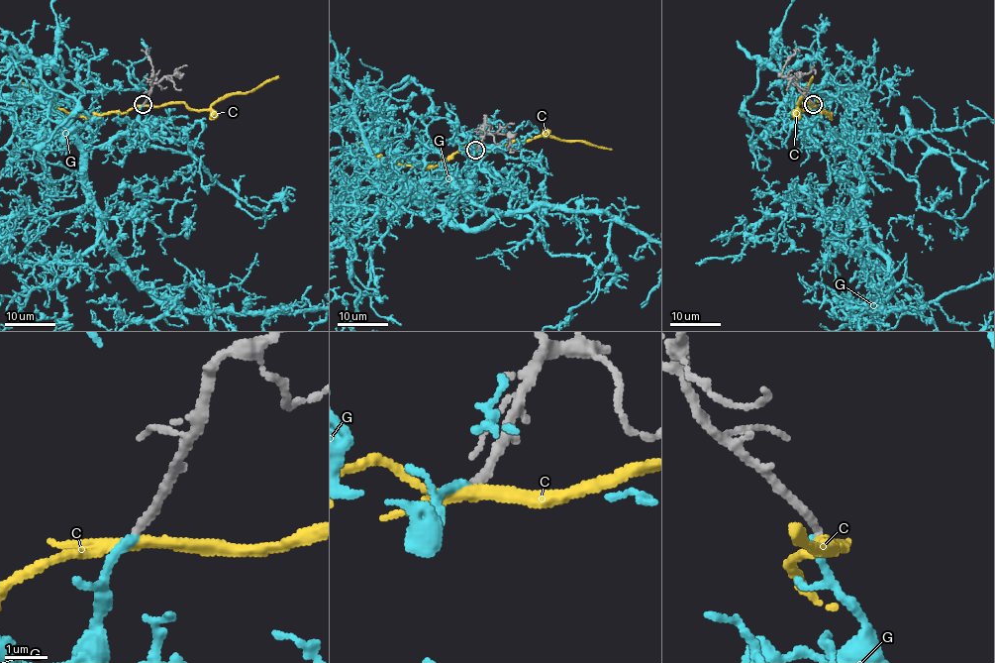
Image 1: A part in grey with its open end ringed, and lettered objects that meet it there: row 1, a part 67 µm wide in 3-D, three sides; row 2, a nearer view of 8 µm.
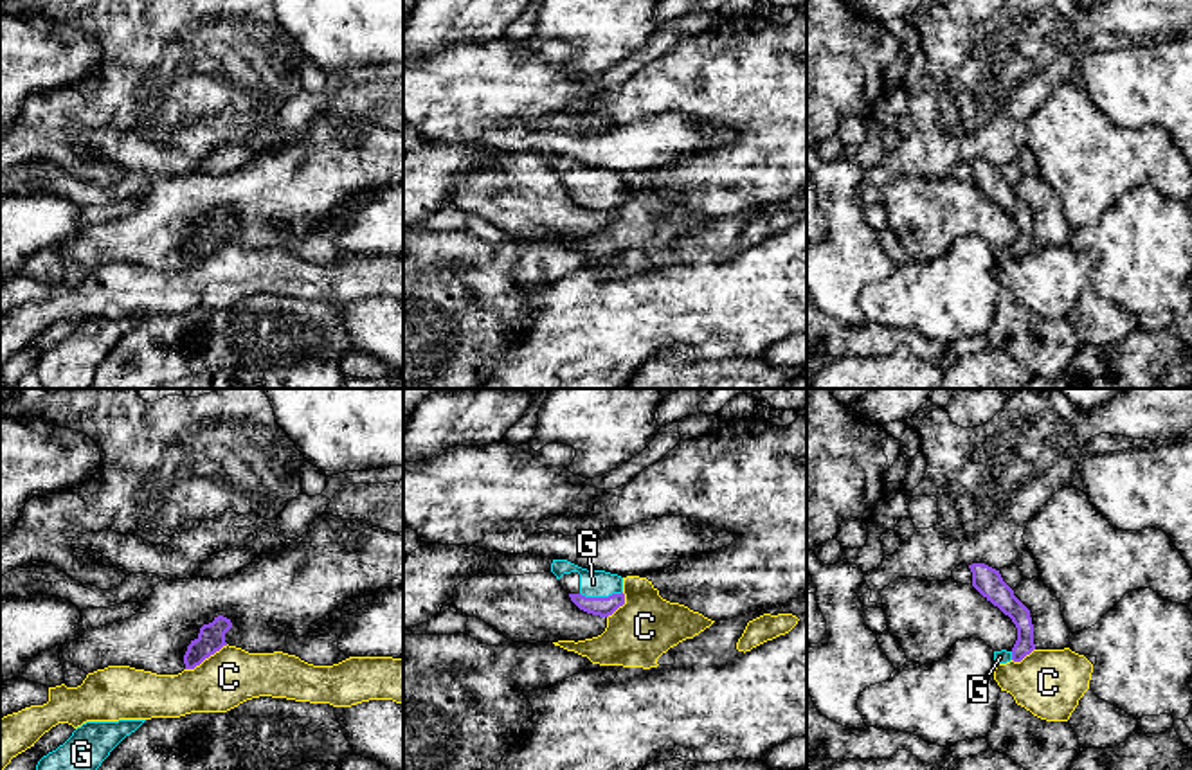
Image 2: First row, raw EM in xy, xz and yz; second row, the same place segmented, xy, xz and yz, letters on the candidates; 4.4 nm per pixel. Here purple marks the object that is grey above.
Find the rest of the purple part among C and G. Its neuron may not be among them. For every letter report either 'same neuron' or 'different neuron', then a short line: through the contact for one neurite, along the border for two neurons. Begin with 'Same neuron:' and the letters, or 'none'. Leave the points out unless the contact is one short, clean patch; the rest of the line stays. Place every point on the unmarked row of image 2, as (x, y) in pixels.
Same neuron: G
C: different neuron | xy (227, 241), (186, 267)
G: same neuron | xz (604, 204), (600, 195), (593, 180)

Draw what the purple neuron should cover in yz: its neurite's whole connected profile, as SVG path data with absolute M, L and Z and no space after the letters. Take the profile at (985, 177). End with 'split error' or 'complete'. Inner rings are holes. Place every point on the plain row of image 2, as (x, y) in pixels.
M972 160L969 166L972 169L972 184L1008 212L1017 225L1017 237L1014 245L1010 248L994 248L994 259L1021 259L1035 246L1030 207L1014 192L1014 187L1003 178L999 167L985 160Z | split error

